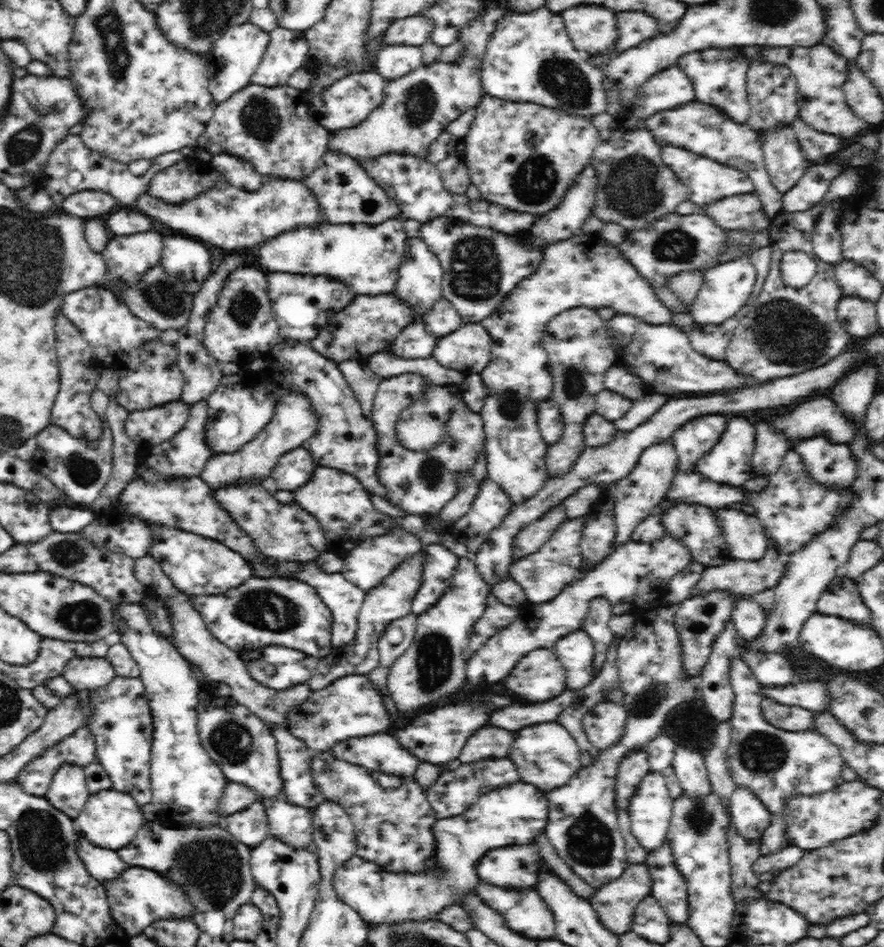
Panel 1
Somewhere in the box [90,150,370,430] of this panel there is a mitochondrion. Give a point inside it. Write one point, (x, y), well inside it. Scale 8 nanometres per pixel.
(163, 297)

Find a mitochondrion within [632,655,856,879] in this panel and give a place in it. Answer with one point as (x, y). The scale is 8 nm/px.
(760, 752)

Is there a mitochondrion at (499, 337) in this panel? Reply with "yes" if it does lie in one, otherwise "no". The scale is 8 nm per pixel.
no

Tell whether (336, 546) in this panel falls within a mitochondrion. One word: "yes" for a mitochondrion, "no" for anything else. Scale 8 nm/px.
no

